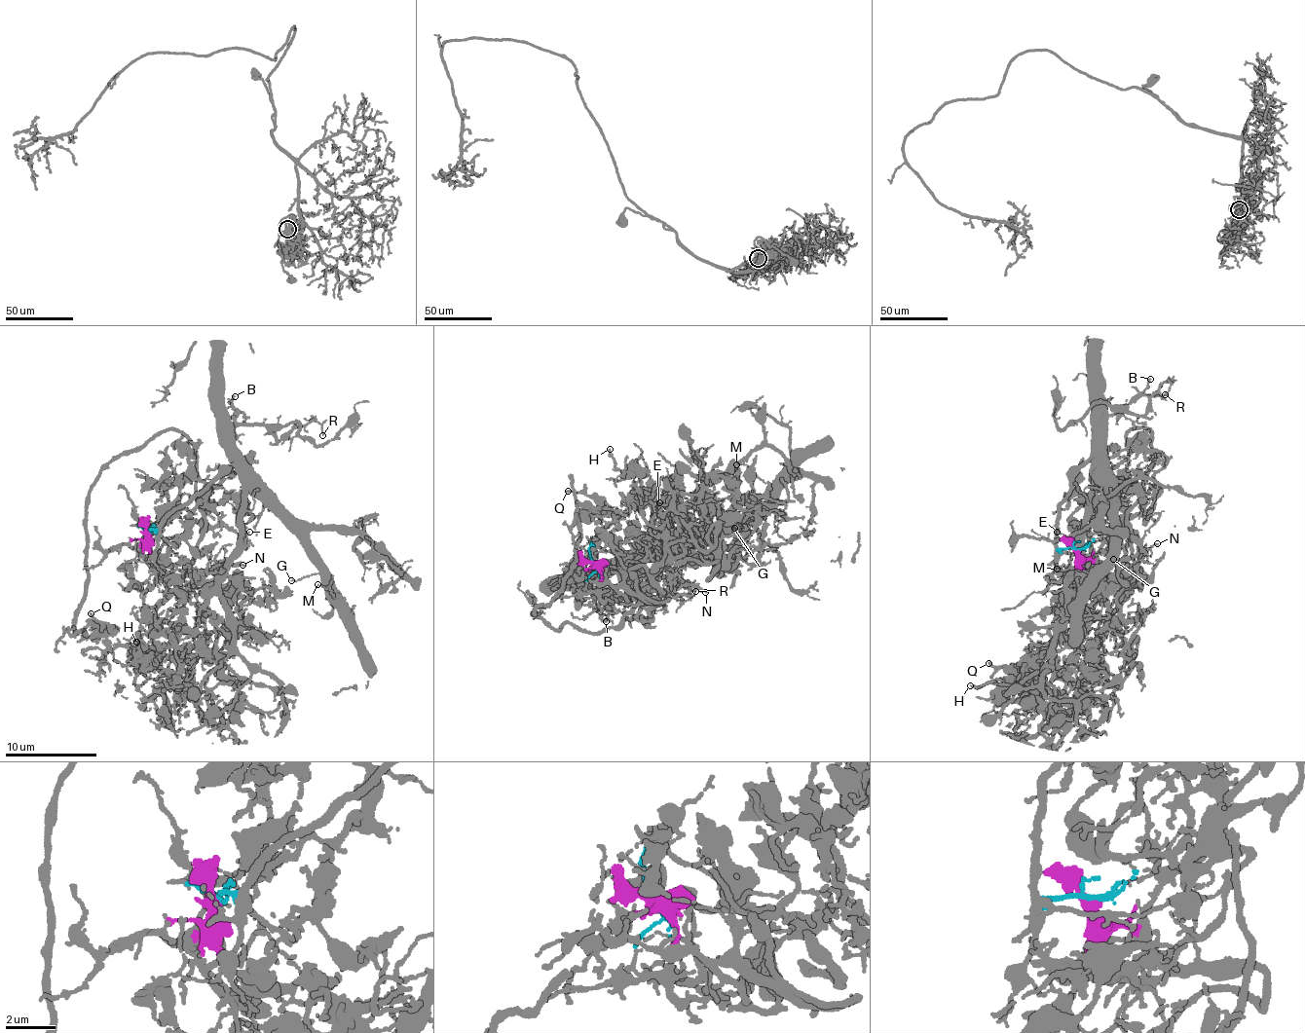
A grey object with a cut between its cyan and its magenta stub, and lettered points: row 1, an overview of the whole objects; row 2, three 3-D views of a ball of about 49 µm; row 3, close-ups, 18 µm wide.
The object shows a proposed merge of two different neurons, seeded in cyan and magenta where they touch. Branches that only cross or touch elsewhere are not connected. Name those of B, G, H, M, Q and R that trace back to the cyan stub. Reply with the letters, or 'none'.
B, G, M, R

